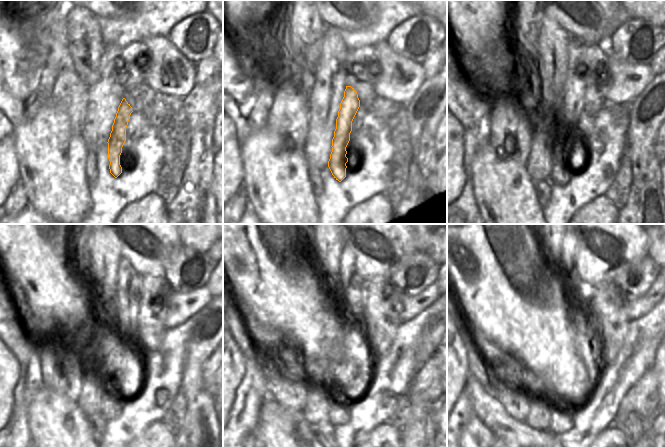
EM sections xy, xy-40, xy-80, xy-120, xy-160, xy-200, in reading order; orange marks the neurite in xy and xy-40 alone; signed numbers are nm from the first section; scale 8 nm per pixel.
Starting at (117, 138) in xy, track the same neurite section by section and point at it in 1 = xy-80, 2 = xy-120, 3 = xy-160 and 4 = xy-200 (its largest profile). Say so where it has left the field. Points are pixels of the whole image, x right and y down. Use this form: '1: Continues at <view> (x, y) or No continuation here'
1: Continues at xy-80 (573, 102)
2: Continues at xy-120 (126, 307)
3: Continues at xy-160 (350, 302)
4: Continues at xy-200 (577, 302)

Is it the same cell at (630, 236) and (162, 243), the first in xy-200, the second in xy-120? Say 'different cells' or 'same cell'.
same cell

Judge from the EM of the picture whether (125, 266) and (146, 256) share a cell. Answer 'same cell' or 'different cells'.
different cells

